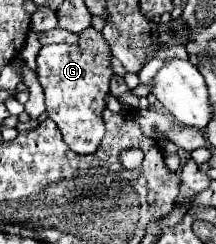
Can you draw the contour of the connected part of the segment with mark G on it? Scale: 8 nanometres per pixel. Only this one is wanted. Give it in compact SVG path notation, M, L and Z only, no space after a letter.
M94 27L80 33L80 45L44 45L36 57L38 79L46 95L48 119L58 125L66 145L78 155L96 153L106 131L102 109L106 107L104 95L108 93L108 81L112 75L108 57L110 49L106 49L106 41Z

